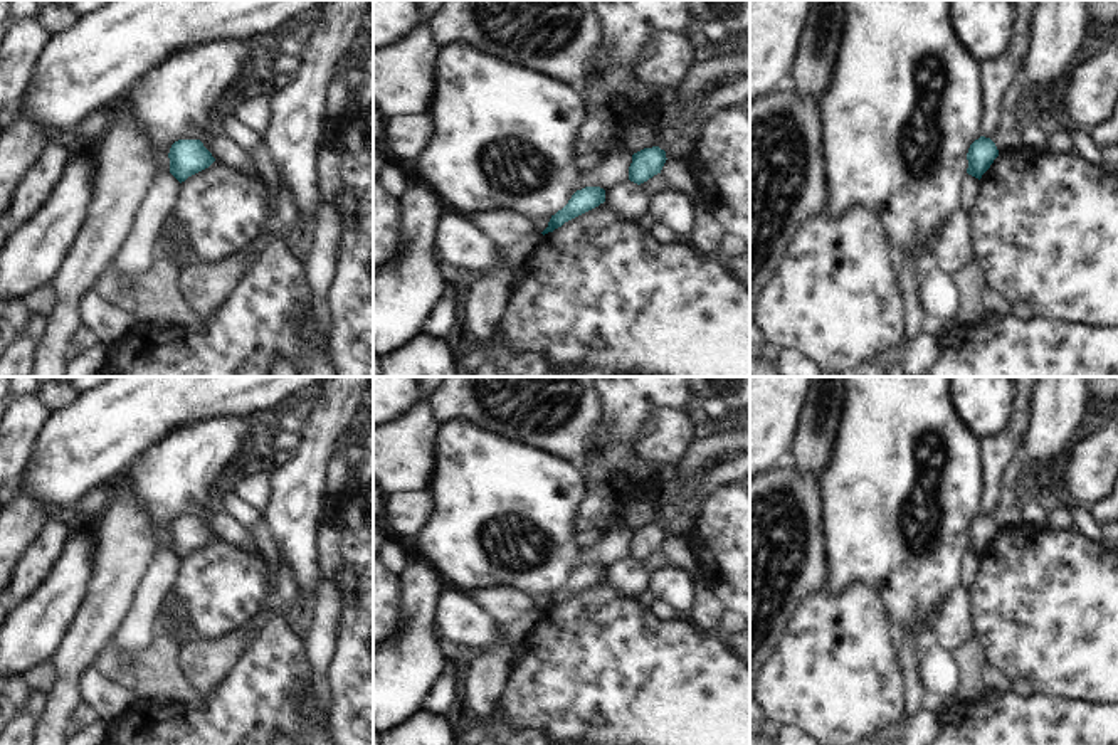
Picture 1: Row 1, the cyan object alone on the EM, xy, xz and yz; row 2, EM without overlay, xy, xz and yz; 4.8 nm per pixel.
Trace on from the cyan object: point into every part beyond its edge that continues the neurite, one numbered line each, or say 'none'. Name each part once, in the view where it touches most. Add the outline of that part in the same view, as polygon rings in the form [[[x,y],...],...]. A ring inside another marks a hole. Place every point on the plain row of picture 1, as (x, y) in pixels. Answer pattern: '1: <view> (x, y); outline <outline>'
none

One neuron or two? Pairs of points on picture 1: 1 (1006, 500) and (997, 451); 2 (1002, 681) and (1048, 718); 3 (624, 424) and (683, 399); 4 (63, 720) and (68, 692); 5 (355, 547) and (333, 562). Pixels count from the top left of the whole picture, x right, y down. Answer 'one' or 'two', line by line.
1: two
2: two
3: one
4: one
5: two

